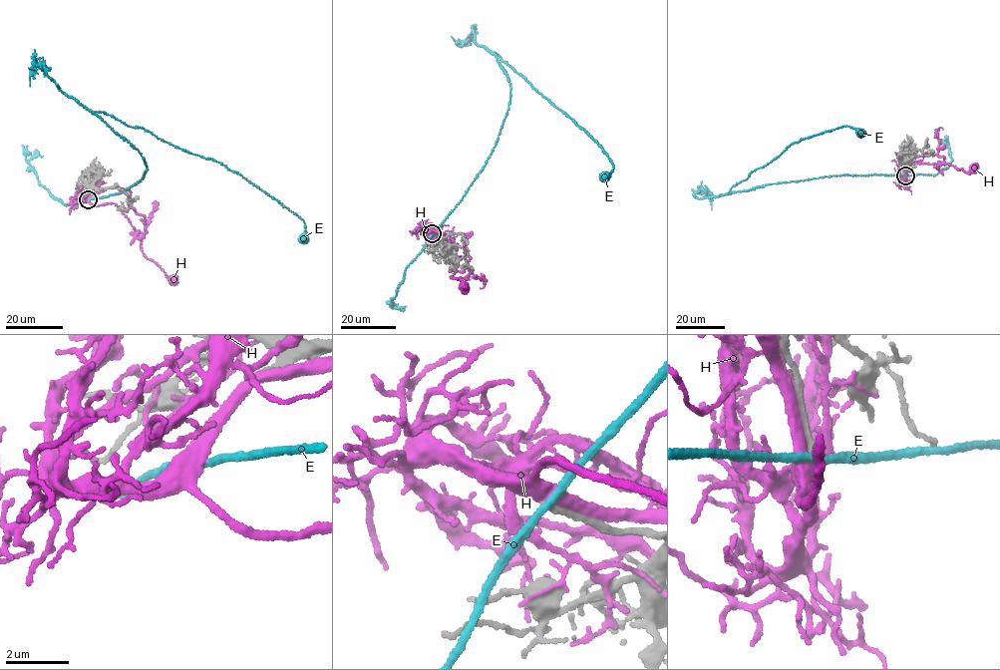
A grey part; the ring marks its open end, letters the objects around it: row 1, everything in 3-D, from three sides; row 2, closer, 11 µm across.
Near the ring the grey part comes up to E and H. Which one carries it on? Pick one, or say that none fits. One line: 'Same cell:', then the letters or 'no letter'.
Same cell: no letter

